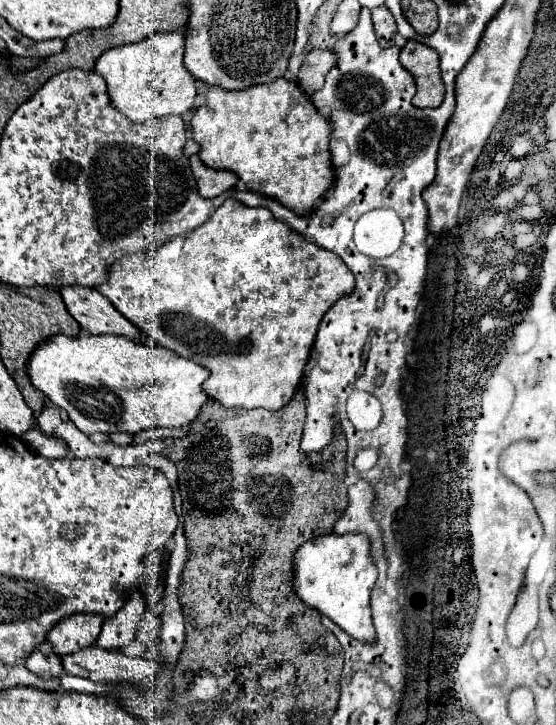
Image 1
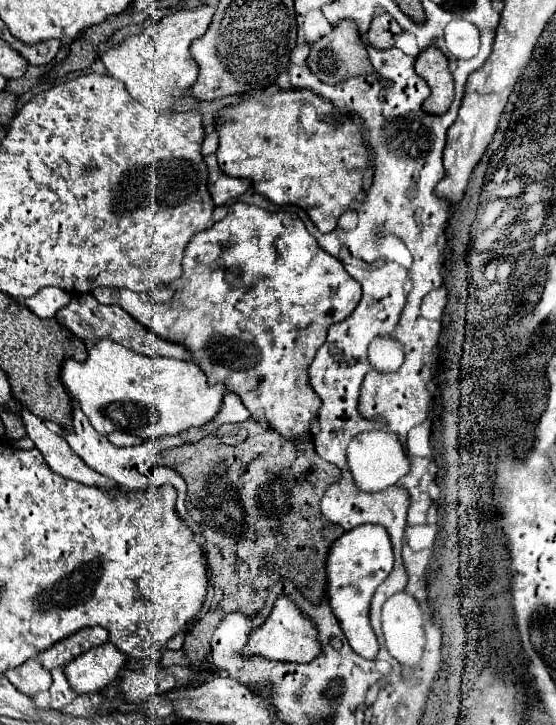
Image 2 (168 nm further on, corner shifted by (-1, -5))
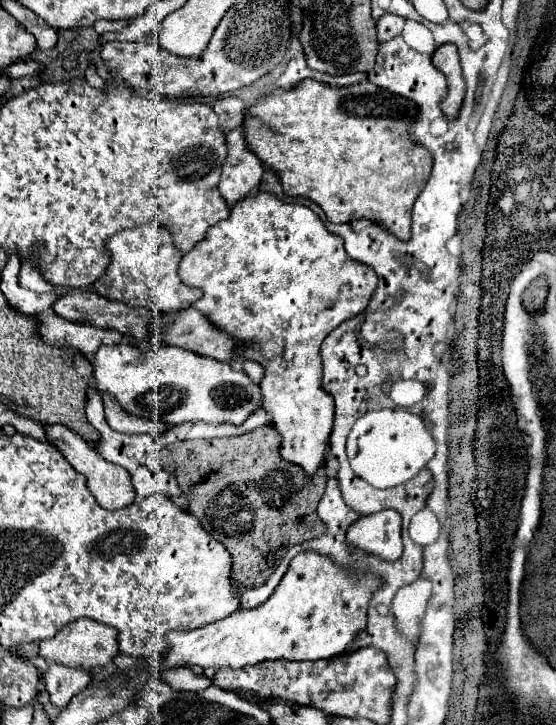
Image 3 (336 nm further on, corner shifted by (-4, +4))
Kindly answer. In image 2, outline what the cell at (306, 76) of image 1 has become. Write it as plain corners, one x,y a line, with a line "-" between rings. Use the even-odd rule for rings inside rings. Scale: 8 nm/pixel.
343,21
341,27
337,25
329,35
325,35
323,39
319,39
317,43
311,45
311,53
307,57
307,65
311,69
311,73
321,81
321,83
327,83
327,85
337,85
341,83
343,79
347,77
353,77
353,75
365,75
369,73
371,69
371,63
367,59
367,51
361,43
361,37
359,37
359,31
355,27
355,23
349,23
349,21

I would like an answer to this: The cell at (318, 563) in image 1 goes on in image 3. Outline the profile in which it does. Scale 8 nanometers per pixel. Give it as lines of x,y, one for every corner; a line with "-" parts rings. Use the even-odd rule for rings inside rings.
396,510
362,516
346,536
350,546
378,554
382,560
398,560
402,554
402,518

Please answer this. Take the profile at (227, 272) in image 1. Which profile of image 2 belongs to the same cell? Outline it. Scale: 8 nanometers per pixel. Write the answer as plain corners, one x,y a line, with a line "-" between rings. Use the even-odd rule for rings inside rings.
241,201
233,203
229,213
211,229
193,235
181,267
183,275
169,285
175,293
167,303
153,303
151,293
135,293
123,287
97,287
91,295
99,303
123,307
159,337
183,345
205,371
209,385
221,383
227,391
237,393
251,413
263,411
267,423
283,437
297,439
309,433
309,421
321,405
309,383
309,363
325,343
327,329
353,313
361,299
361,285
347,275
339,259
317,245
295,213
271,213

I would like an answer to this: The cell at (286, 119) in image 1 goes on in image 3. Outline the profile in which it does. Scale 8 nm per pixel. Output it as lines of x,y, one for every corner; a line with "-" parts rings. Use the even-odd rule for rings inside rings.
304,80
292,90
276,90
260,98
246,112
246,142
250,150
272,170
278,172
284,192
292,198
302,196
316,202
330,222
342,224
366,218
386,226
396,238
410,238
412,206
432,172
432,154
424,150
408,132
408,108
412,122
418,106
398,94
386,92
372,82
358,82
336,88
316,80

